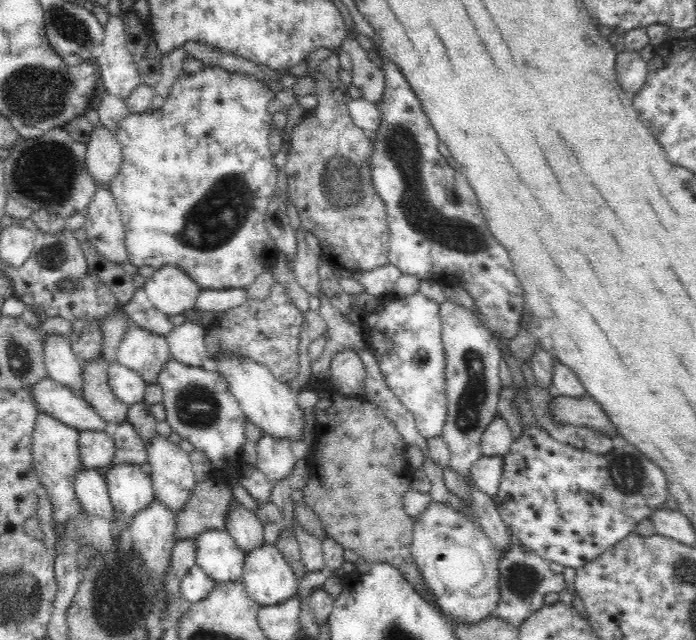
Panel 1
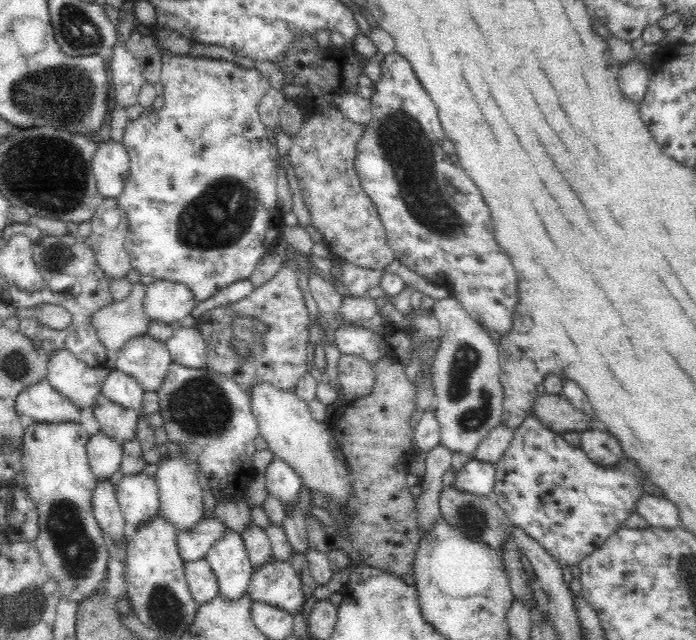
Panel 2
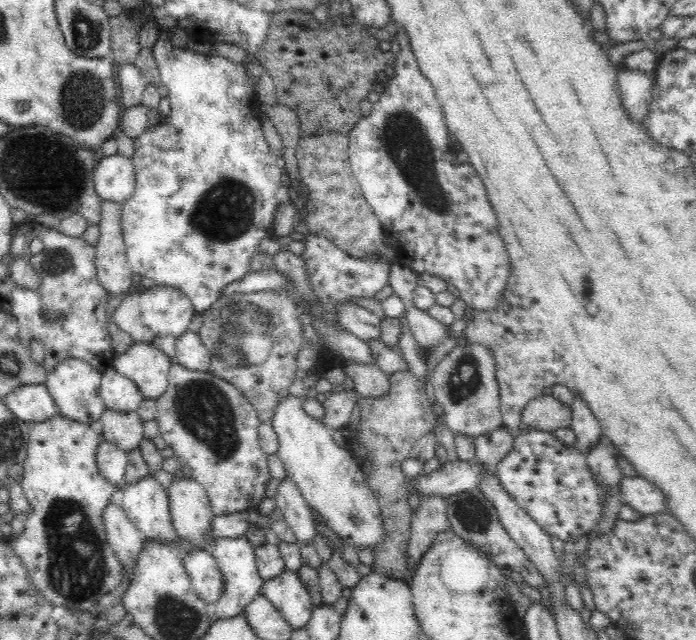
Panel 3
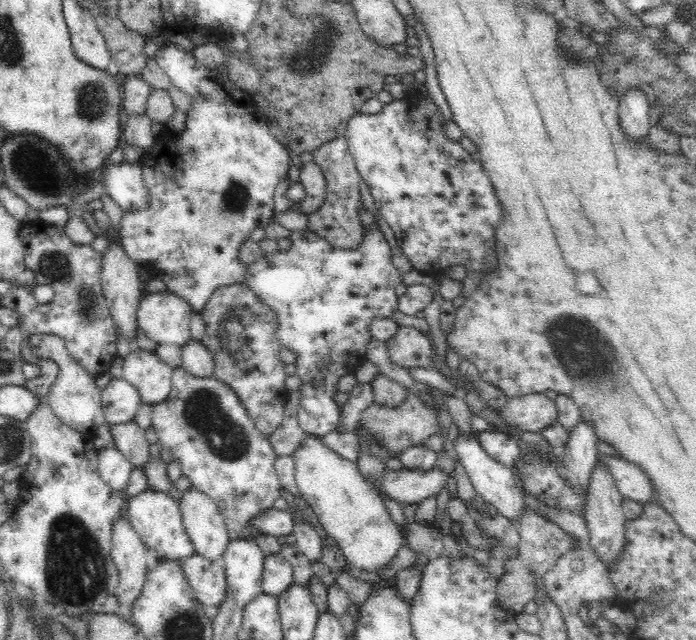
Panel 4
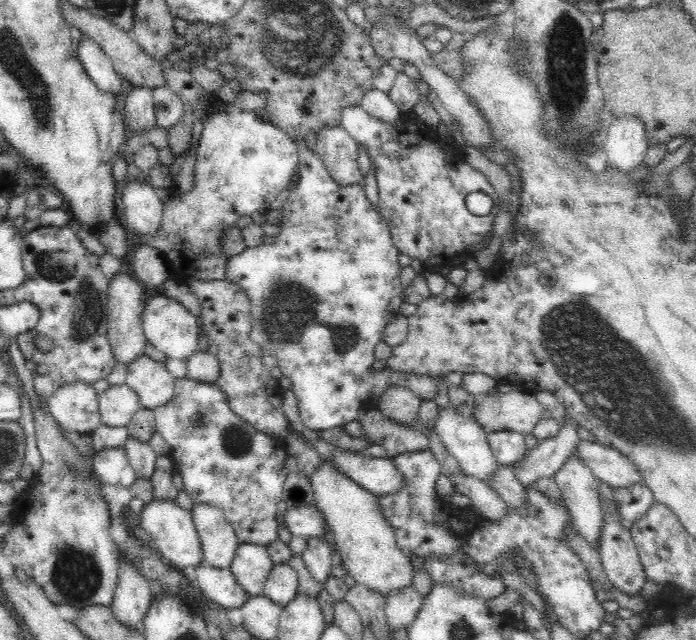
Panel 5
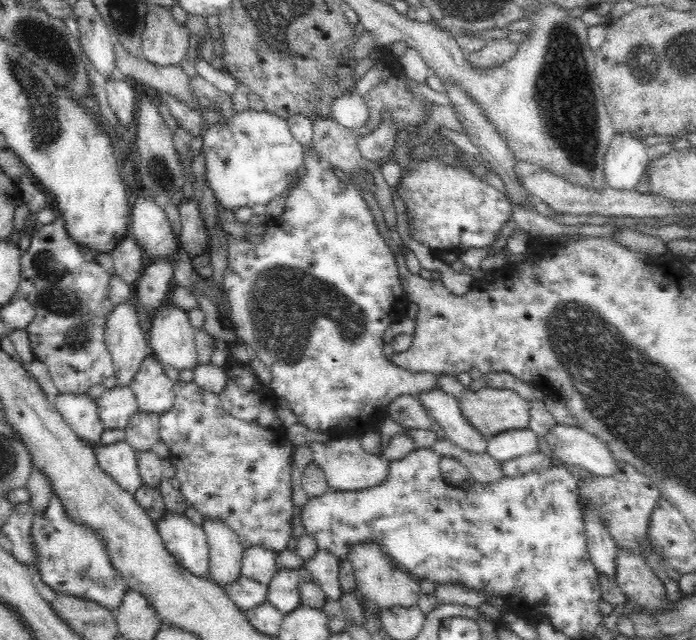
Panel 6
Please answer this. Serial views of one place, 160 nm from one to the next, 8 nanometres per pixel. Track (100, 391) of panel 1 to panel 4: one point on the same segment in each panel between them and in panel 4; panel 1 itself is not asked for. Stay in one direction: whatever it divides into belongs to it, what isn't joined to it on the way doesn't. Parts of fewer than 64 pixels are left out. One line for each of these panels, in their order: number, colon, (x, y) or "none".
2: (120, 423)
3: (125, 430)
4: (129, 439)

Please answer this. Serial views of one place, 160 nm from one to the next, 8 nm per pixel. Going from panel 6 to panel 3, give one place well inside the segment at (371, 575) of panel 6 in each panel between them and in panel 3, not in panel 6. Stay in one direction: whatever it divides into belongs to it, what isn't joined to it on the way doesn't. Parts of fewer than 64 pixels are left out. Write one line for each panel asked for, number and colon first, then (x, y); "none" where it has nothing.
3: (328, 476)
4: (350, 512)
5: (361, 535)

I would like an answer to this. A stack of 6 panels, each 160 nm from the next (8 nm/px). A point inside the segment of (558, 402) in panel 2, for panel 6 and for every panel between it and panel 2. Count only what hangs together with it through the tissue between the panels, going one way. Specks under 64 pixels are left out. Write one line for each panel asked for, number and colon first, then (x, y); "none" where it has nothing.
3: (546, 413)
4: (533, 413)
5: (518, 411)
6: (492, 411)

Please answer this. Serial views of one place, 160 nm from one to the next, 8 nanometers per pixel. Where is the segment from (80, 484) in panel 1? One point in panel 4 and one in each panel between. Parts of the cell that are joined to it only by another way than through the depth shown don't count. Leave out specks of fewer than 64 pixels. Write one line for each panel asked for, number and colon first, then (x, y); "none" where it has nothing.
2: (105, 509)
3: (125, 539)
4: (129, 553)

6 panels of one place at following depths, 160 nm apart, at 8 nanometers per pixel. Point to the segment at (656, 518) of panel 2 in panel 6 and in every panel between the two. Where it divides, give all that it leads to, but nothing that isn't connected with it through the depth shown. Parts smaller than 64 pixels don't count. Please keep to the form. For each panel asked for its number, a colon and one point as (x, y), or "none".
3: (647, 499)
4: (633, 483)
5: (610, 466)
6: (573, 446)

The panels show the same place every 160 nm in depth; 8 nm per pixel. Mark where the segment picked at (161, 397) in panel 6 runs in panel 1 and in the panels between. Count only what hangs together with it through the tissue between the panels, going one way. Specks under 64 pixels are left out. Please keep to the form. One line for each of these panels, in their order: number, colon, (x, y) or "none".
1: (141, 350)
2: (145, 358)
3: (148, 366)
4: (144, 369)
5: (153, 382)

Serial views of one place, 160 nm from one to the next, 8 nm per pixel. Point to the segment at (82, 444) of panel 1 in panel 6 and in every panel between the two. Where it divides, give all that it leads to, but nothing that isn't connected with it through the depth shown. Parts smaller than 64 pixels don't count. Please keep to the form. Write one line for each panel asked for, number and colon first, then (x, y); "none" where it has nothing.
2: (104, 454)
3: (112, 462)
4: (113, 467)
5: (111, 466)
6: (119, 461)

